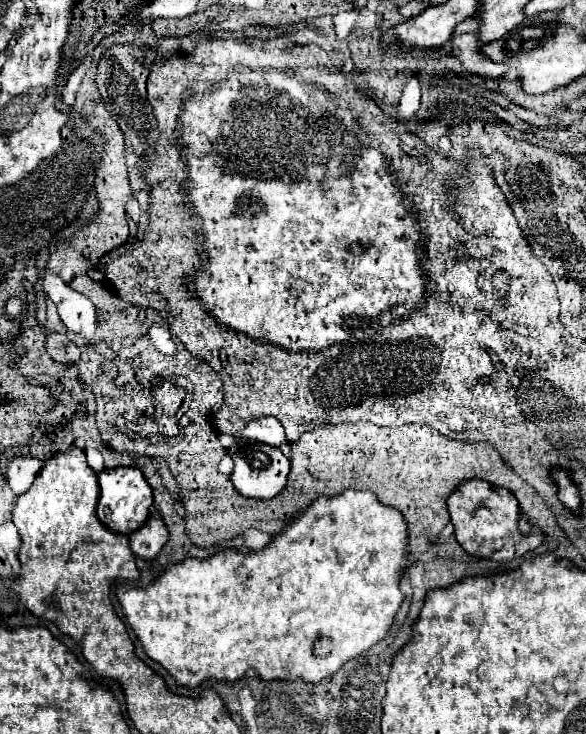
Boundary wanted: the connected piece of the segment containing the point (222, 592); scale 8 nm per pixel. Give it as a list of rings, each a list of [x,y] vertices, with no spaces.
[[[345,490],[343,494],[337,494],[333,498],[319,496],[313,504],[309,504],[301,512],[295,512],[293,518],[283,526],[283,530],[279,534],[275,534],[273,540],[259,552],[239,552],[239,550],[227,548],[223,552],[213,554],[211,558],[203,558],[203,560],[187,558],[183,562],[169,564],[165,568],[165,572],[145,588],[133,588],[133,586],[119,584],[117,600],[121,604],[121,612],[125,614],[135,636],[139,638],[145,654],[151,660],[159,662],[177,680],[179,686],[197,688],[205,680],[219,680],[219,682],[235,684],[247,674],[249,668],[255,670],[255,674],[265,682],[301,678],[303,682],[317,684],[317,682],[329,678],[331,674],[335,674],[345,662],[349,662],[349,660],[357,658],[359,654],[363,654],[365,650],[369,650],[375,642],[379,642],[389,632],[395,612],[399,610],[399,606],[405,598],[403,592],[399,590],[399,580],[405,572],[403,558],[407,556],[407,536],[405,534],[407,534],[407,522],[401,518],[401,512],[397,512],[395,508],[383,506],[377,500],[377,496],[373,496],[373,492],[369,492],[369,490],[363,490],[363,492]]]

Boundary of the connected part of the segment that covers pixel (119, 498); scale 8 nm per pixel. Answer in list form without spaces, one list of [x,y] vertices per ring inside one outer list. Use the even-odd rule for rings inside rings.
[[[113,468],[103,470],[99,474],[99,504],[97,504],[97,518],[101,524],[105,524],[109,530],[119,534],[131,534],[145,520],[149,518],[149,508],[153,504],[153,490],[143,478],[139,468]]]

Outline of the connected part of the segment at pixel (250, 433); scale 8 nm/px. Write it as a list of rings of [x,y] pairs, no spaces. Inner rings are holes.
[[[261,416],[253,422],[249,422],[249,426],[245,426],[243,438],[259,440],[259,442],[265,442],[265,444],[275,446],[275,448],[279,448],[283,442],[287,442],[283,426],[271,416]]]

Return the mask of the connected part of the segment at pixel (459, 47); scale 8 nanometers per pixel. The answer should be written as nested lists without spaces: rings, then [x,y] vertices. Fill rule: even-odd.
[[[473,16],[455,28],[451,38],[451,44],[453,44],[451,50],[457,58],[461,58],[463,68],[467,72],[477,74],[481,78],[499,78],[505,74],[507,66],[489,60],[481,52],[485,42],[479,38],[479,20],[481,20],[479,16]]]

